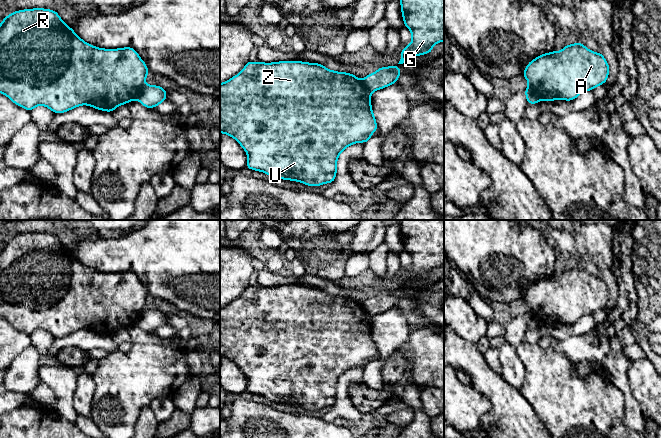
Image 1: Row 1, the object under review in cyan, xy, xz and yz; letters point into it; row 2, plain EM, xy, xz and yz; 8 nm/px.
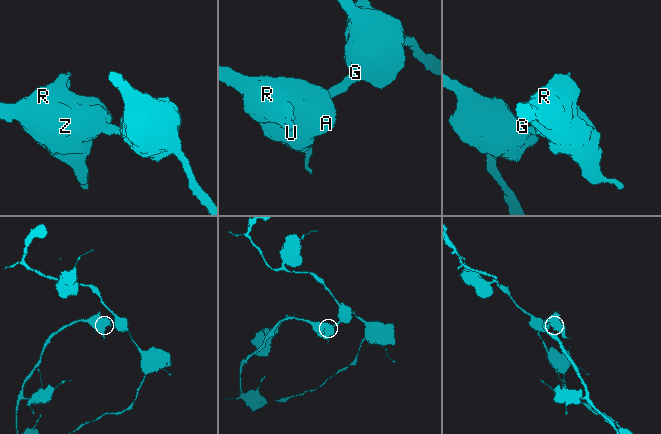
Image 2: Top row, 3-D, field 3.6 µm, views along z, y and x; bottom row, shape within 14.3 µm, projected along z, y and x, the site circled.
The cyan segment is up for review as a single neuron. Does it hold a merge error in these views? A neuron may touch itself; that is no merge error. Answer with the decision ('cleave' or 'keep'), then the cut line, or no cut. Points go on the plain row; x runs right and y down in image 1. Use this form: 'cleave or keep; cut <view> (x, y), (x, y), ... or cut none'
cleave; cut yz (529, 309), (539, 324)

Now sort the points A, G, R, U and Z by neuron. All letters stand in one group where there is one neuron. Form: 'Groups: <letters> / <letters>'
Groups: A R U Z / G

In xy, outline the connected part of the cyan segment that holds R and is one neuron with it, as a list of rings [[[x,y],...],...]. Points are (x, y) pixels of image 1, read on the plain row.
[[[34,232],[15,235],[7,240],[0,247],[0,317],[6,319],[17,330],[31,336],[36,330],[46,330],[55,338],[61,338],[81,329],[88,329],[95,333],[112,336],[118,330],[127,328],[138,322],[141,314],[146,309],[145,303],[149,294],[145,286],[140,282],[137,275],[132,271],[118,273],[97,272],[83,265],[72,252],[63,246],[55,234]]]

